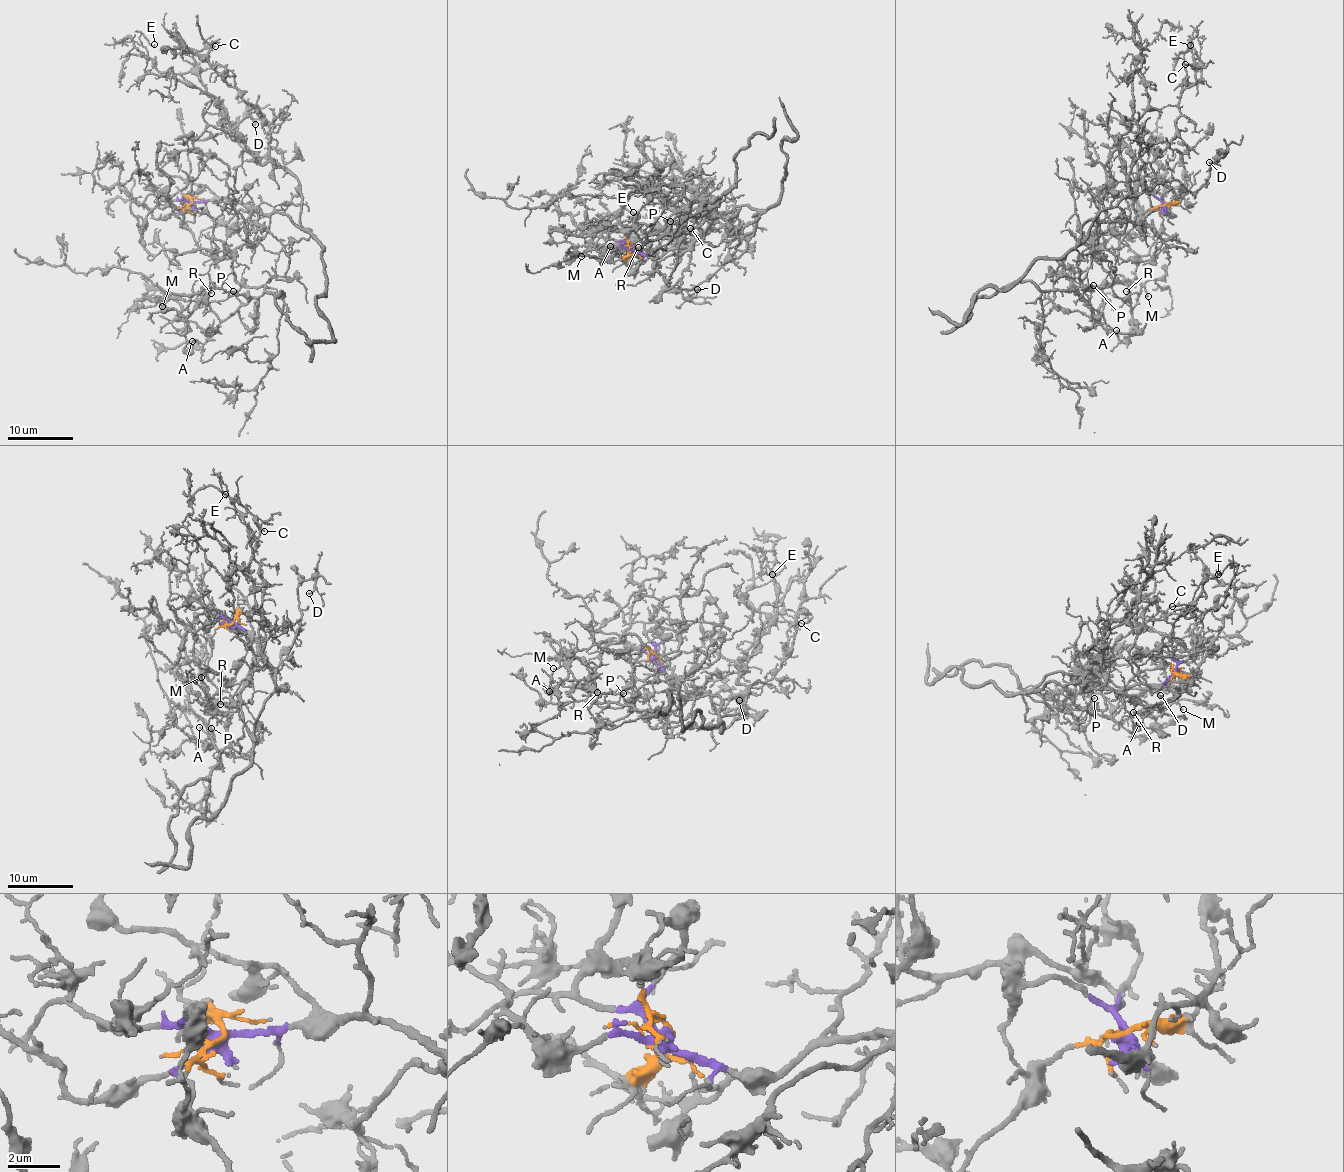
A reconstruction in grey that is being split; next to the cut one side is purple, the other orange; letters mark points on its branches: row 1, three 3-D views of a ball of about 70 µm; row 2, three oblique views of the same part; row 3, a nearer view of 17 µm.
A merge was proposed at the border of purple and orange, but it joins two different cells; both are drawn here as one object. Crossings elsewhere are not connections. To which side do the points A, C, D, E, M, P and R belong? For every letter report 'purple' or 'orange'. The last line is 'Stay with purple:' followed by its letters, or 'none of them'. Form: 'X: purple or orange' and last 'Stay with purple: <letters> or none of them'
A: orange
C: purple
D: purple
E: purple
M: orange
P: orange
R: orange
Stay with purple: C, D, E

